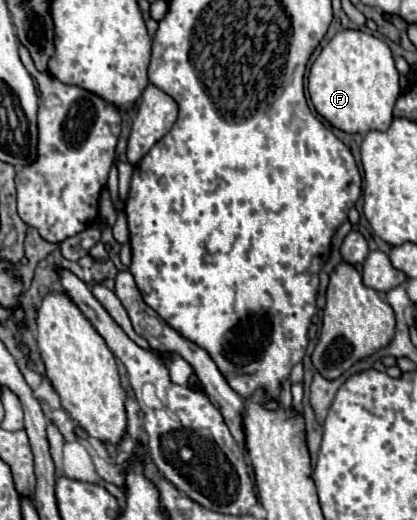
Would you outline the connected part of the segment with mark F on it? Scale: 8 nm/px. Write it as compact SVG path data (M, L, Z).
M362 31L336 33L310 69L308 93L316 111L336 129L362 135L372 129L386 131L394 119L394 103L400 97L400 75L390 47Z

